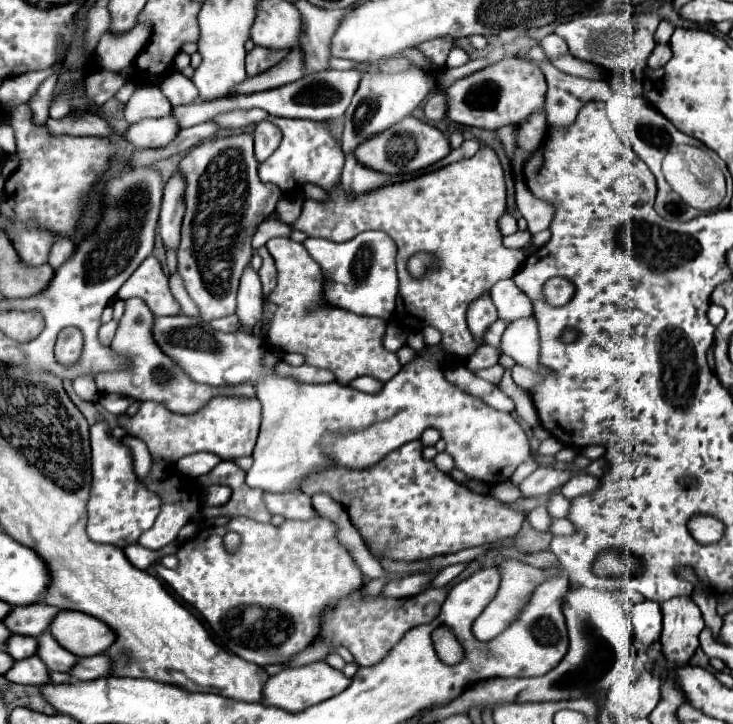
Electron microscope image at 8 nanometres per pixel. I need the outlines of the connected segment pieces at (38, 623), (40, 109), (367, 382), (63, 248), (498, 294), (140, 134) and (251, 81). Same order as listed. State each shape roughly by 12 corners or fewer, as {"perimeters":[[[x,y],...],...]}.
{"perimeters":[[[44,602],[12,608],[2,620],[12,634],[40,636],[58,608]],[[56,74],[40,84],[30,100],[32,122],[46,124],[48,106],[59,76]],[[360,376],[349,385],[368,394],[382,390],[382,382]],[[56,236],[48,264],[58,268],[74,250],[72,240]],[[512,280],[494,284],[490,296],[506,324],[534,314],[534,302]],[[172,116],[130,124],[124,140],[136,148],[168,144],[180,128]],[[294,48],[280,64],[250,76],[232,96],[264,92],[298,80],[302,52]]]}

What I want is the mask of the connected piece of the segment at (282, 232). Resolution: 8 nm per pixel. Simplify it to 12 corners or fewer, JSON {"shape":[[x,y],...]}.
{"shape":[[268,218],[258,226],[252,248],[270,238],[290,236],[292,228],[280,218]]}

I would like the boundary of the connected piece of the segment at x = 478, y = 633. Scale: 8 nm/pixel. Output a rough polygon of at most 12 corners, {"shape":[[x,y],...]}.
{"shape":[[520,560],[496,564],[496,598],[472,624],[480,642],[496,638],[546,578]]}

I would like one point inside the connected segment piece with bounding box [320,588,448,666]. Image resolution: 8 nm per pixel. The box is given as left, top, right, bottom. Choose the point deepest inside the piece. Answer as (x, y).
(370, 628)

